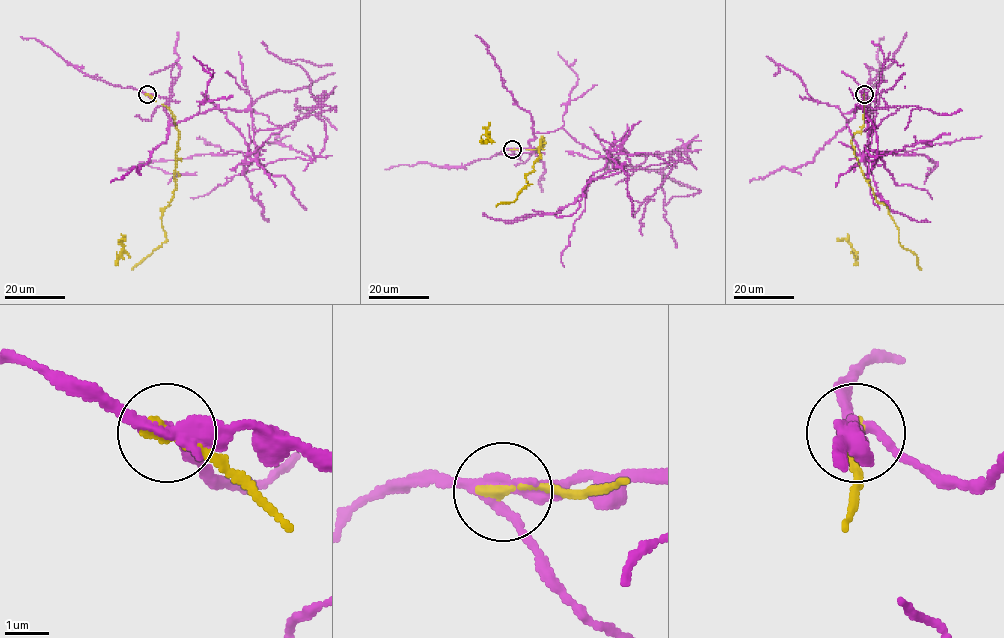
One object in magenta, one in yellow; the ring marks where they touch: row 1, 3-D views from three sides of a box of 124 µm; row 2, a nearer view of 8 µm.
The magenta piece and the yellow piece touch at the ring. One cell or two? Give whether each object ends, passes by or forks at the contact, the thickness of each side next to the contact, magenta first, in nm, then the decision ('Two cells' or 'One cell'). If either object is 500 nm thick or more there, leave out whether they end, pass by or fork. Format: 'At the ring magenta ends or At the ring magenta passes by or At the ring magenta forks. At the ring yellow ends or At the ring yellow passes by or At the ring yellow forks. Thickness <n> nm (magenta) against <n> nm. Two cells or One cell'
At the ring magenta forks. At the ring yellow ends. Thickness 280 nm (magenta) against 280 nm. Two cells

